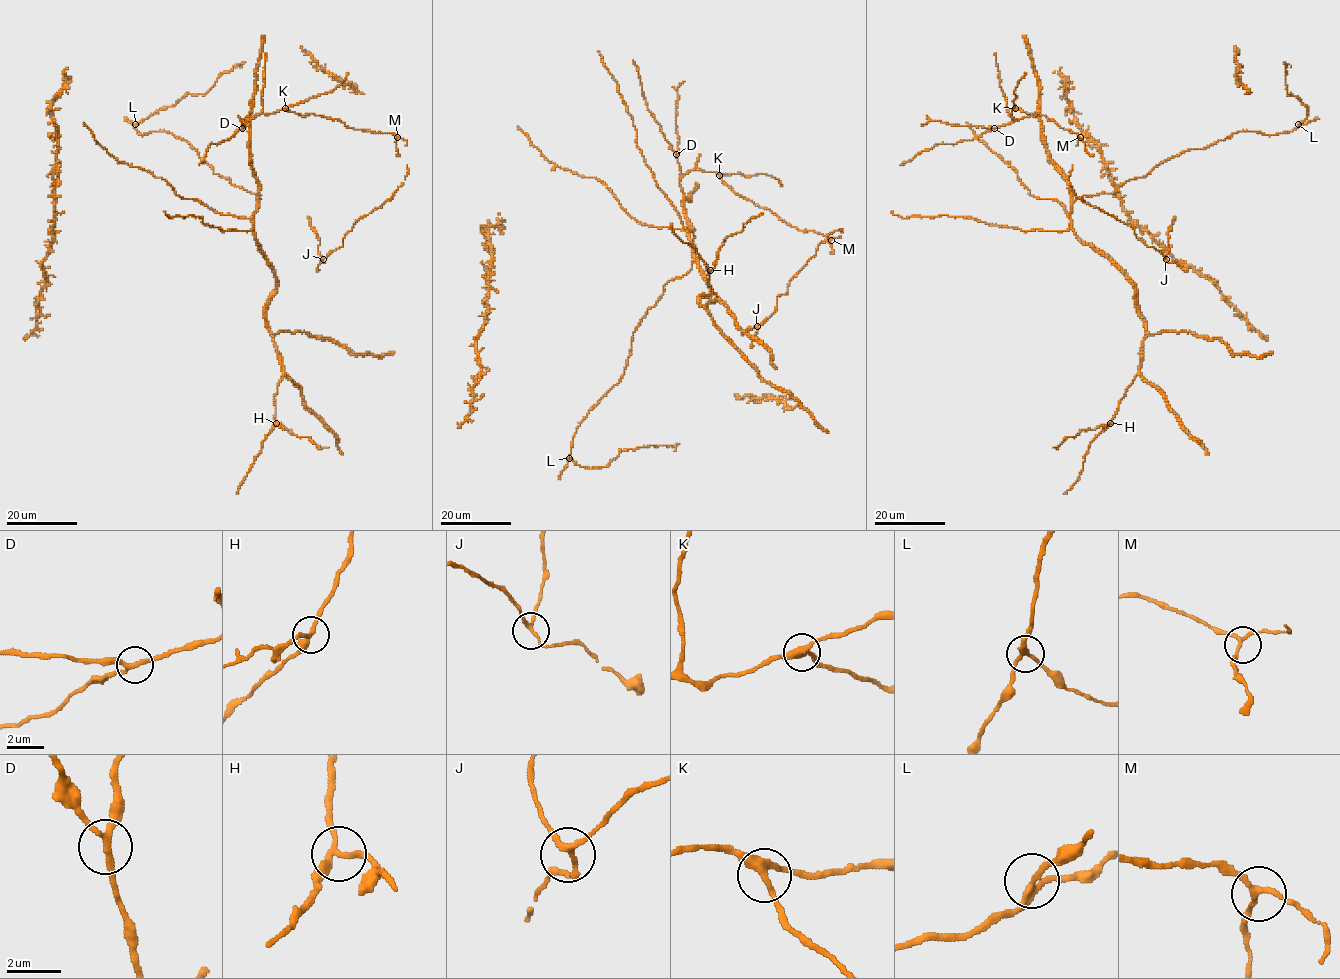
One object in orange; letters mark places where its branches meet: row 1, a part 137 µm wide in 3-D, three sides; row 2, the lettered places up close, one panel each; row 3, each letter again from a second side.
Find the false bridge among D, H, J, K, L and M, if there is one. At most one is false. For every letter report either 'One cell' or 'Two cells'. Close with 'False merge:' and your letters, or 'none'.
D: One cell
H: Two cells
J: One cell
K: One cell
L: One cell
M: One cell
False merge: H

